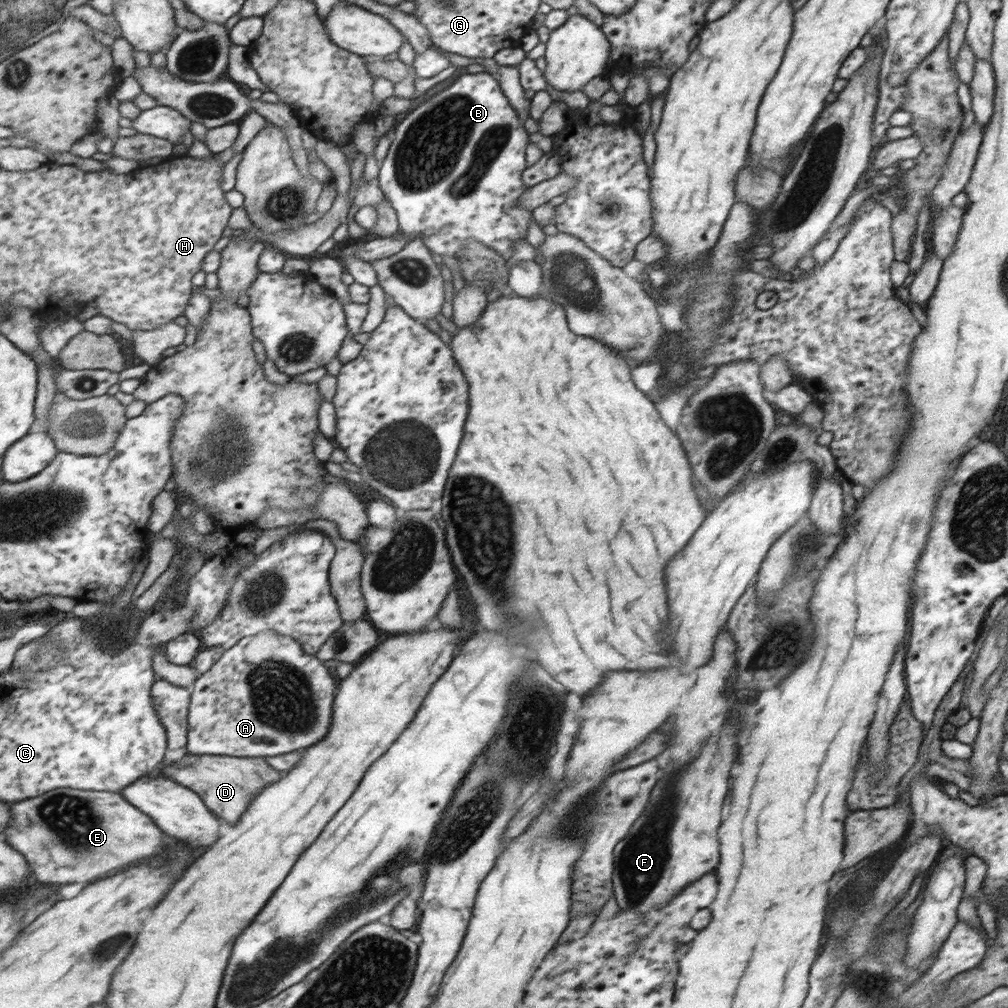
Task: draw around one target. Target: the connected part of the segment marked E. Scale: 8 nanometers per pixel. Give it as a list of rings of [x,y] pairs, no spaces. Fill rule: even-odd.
[[[57,788],[43,796],[15,802],[13,824],[4,832],[13,848],[26,856],[41,882],[81,882],[93,884],[97,880],[115,876],[117,872],[139,864],[153,856],[167,852],[165,832],[148,814],[129,804],[115,792],[83,792],[73,788]],[[65,860],[65,876],[59,876],[59,862]]]

